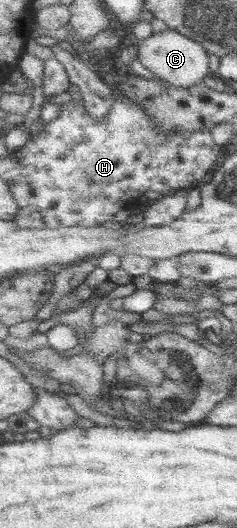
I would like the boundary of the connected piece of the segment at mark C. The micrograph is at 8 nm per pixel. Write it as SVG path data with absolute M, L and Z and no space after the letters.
M169 28L154 33L148 38L141 39L138 46L139 56L137 60L148 71L153 72L157 77L173 86L191 87L200 85L206 76L213 73L208 64L209 53L195 39L188 38L177 30Z

